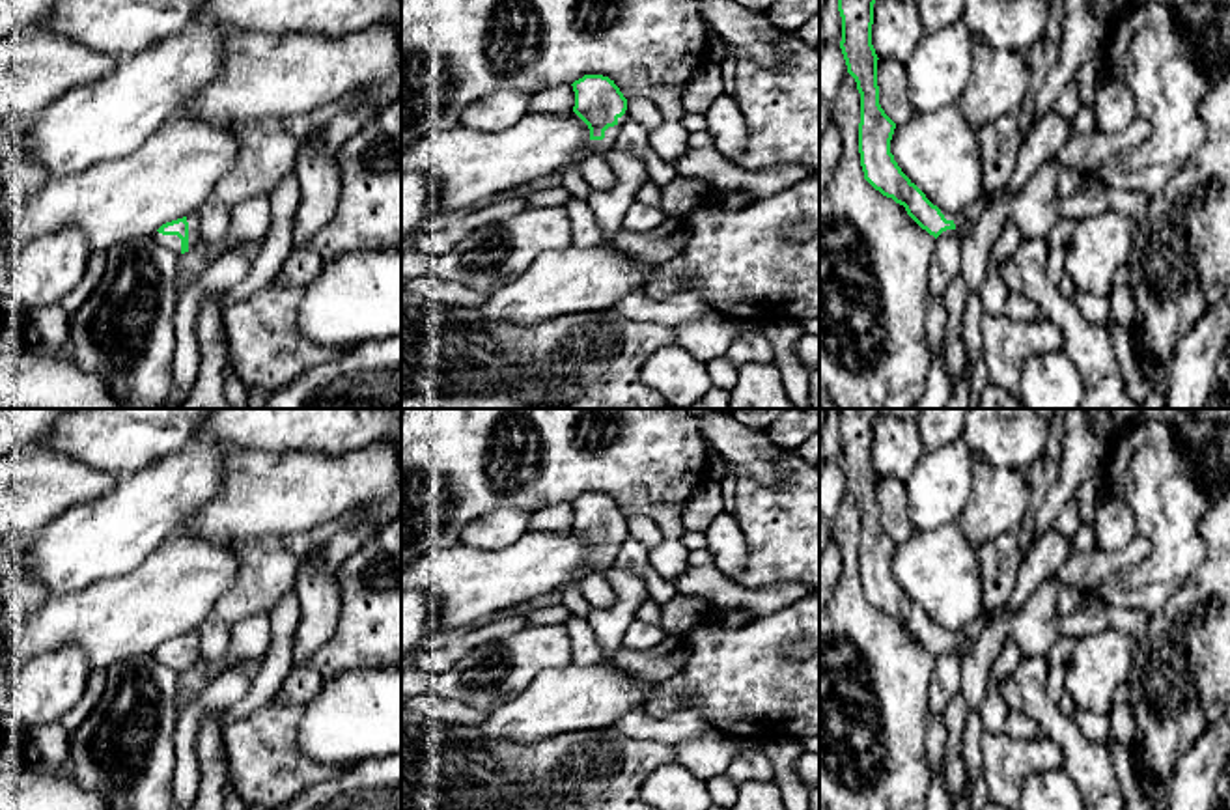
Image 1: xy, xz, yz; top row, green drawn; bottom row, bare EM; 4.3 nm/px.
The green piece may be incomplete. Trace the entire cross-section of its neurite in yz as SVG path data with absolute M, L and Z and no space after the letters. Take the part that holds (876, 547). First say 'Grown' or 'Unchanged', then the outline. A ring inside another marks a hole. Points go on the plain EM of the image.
Grown. M838 409L840 467L860 511L859 571L864 597L883 614L903 623L907 633L935 657L946 648L956 648L963 661L971 655L972 644L961 633L946 638L941 627L902 590L890 571L896 541L879 523L879 476L872 463L875 416L875 409Z

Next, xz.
Grown. M584 493L575 498L575 524L573 530L588 543L590 560L584 569L569 579L562 586L562 605L573 614L586 618L592 612L590 603L580 592L580 579L590 573L605 573L616 566L618 556L618 538L627 528L627 517L620 506L603 493Z

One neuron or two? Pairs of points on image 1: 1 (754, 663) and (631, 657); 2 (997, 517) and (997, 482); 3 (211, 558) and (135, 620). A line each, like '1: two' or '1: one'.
1: two
2: one
3: one

